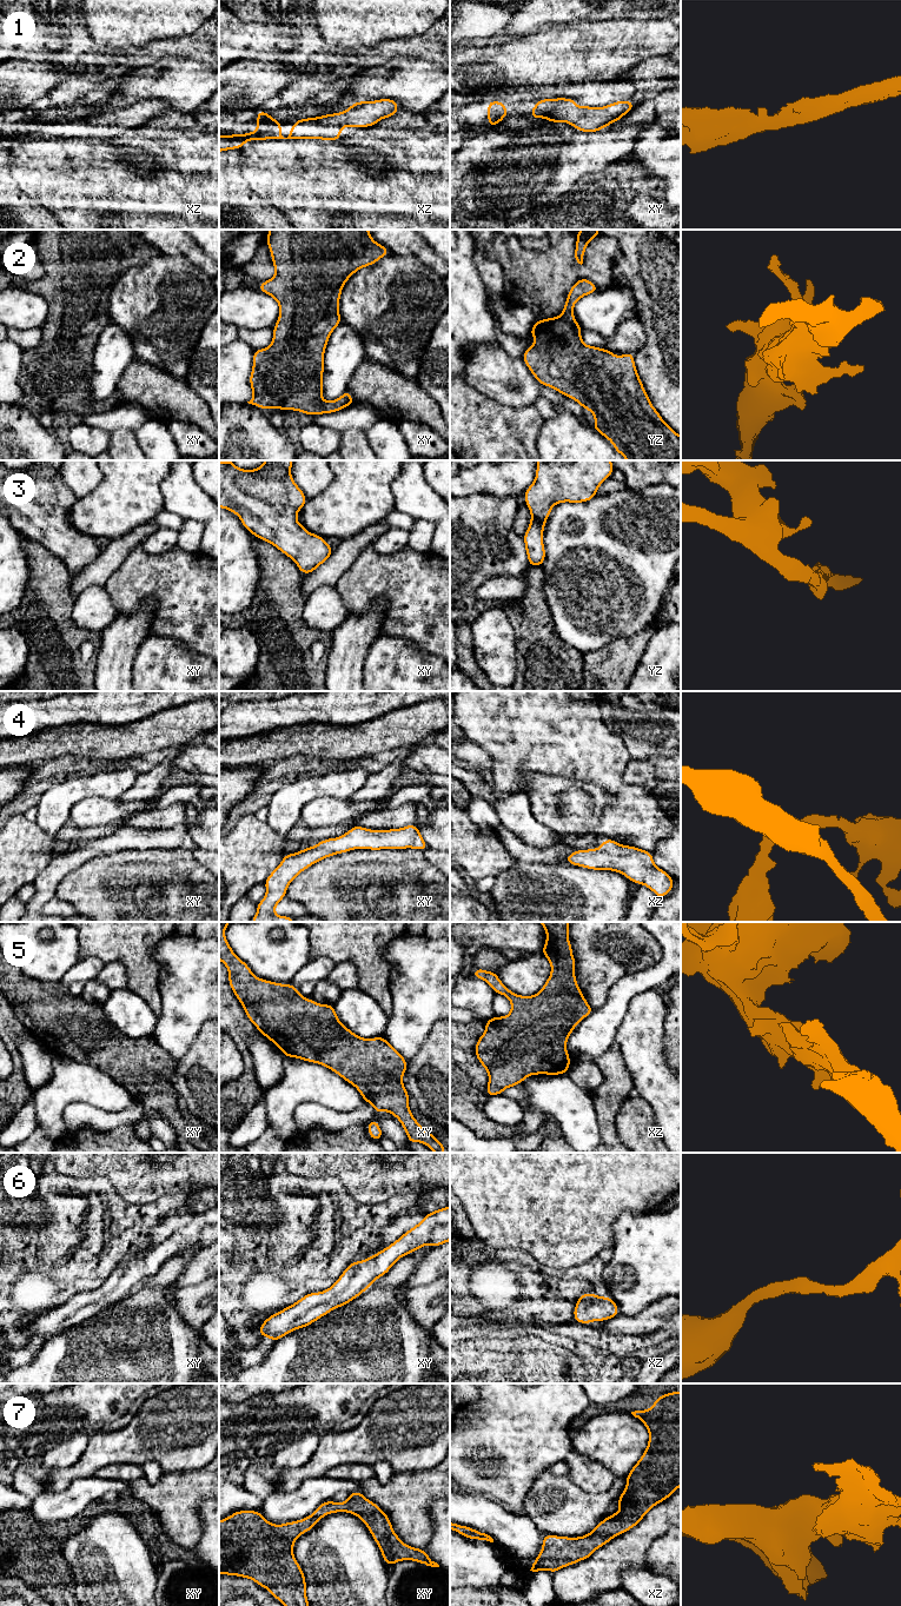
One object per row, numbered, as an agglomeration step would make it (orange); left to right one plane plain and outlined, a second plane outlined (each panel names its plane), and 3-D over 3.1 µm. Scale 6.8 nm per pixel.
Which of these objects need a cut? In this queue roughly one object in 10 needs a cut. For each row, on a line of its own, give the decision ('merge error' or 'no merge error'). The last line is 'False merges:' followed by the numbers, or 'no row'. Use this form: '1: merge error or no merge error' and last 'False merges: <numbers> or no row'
1: no merge error
2: no merge error
3: no merge error
4: no merge error
5: no merge error
6: no merge error
7: no merge error
False merges: no row

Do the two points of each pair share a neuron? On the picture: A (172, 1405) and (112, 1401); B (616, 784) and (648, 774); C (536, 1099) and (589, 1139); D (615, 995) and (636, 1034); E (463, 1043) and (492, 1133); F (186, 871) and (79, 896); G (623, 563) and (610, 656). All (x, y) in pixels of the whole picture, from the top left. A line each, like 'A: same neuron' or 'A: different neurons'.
A: different neurons
B: different neurons
C: same neuron
D: different neurons
E: same neuron
F: same neuron
G: different neurons

